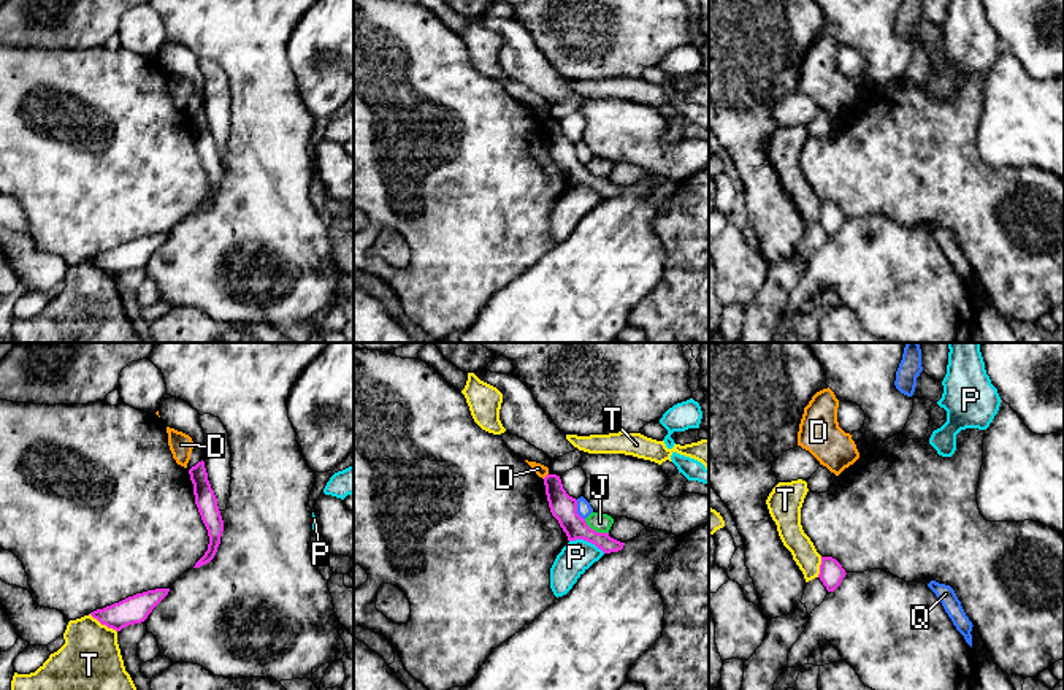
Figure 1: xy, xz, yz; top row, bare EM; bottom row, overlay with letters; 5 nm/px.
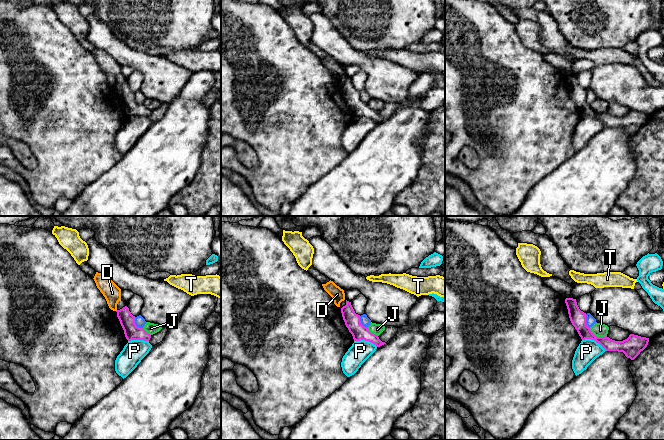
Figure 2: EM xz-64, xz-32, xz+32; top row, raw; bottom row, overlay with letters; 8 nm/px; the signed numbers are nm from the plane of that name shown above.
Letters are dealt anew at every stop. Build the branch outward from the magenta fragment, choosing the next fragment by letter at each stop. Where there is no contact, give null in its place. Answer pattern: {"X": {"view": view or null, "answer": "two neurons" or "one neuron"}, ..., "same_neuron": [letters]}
{"D": {"view": "xz", "answer": "two neurons"}, "J": {"view": "xz", "answer": "two neurons"}, "P": {"view": "xz", "answer": "two neurons"}, "Q": {"view": "xz", "answer": "two neurons"}, "T": {"view": "xy", "answer": "two neurons"}, "same_neuron": []}

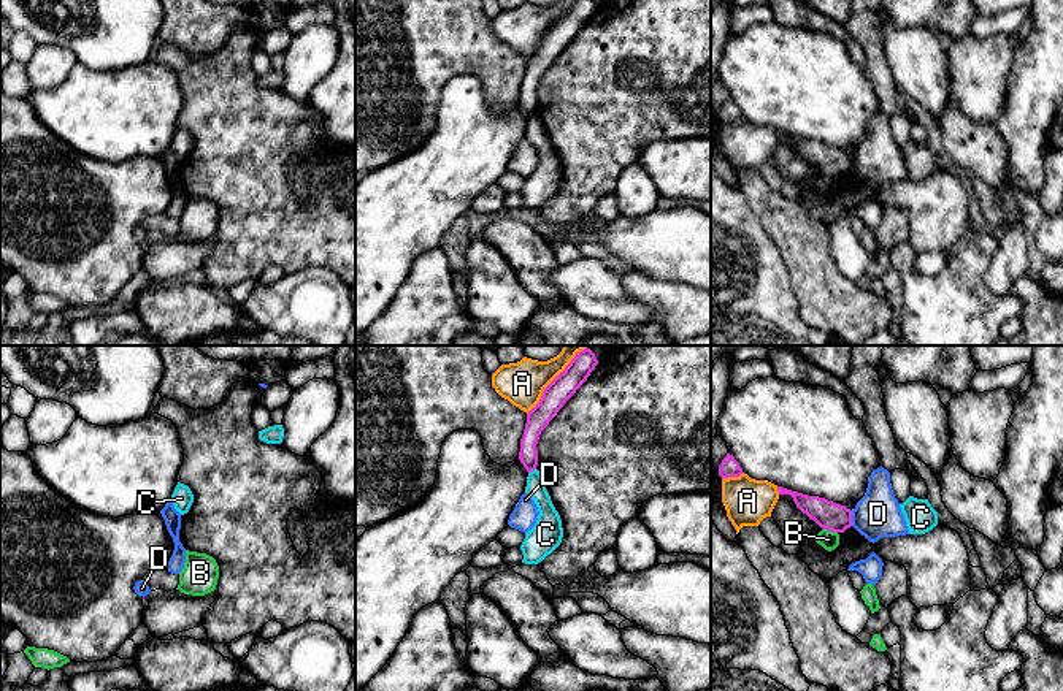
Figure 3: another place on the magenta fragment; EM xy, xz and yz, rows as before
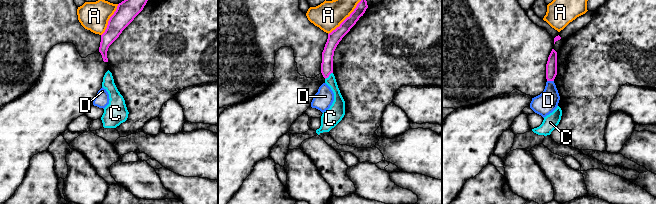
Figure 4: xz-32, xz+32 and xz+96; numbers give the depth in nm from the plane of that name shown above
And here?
{"A": {"view": "xz", "answer": "two neurons"}, "B": {"view": "yz", "answer": "two neurons"}, "C": {"view": "xz", "answer": "two neurons"}, "D": {"view": "yz", "answer": "two neurons"}, "same_neuron": []}

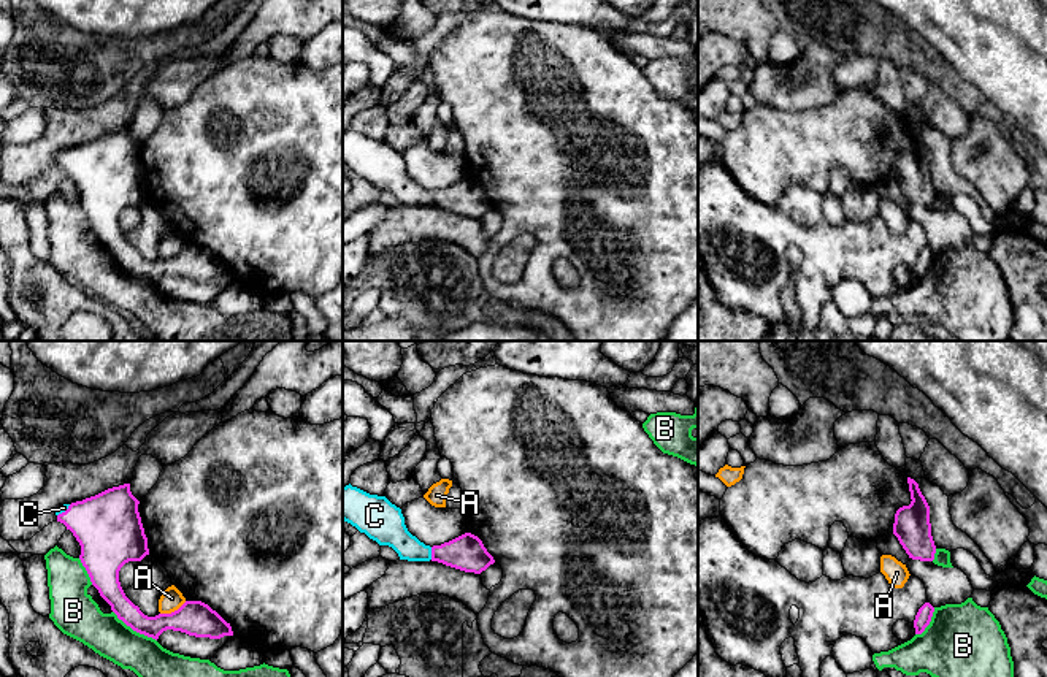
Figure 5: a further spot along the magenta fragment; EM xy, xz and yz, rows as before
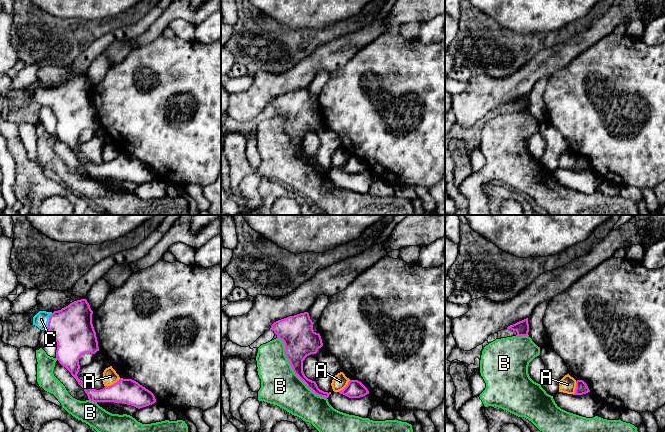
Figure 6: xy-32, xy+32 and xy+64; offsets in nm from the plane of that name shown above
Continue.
{"A": {"view": "xy", "answer": "two neurons"}, "B": {"view": "xy", "answer": "two neurons"}, "C": {"view": "xz", "answer": "one neuron"}, "same_neuron": ["C"]}

